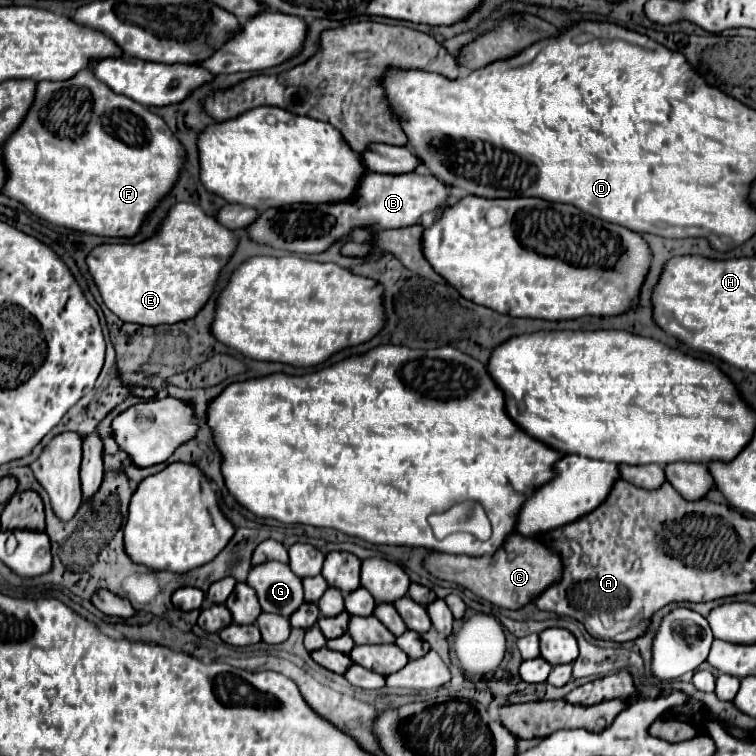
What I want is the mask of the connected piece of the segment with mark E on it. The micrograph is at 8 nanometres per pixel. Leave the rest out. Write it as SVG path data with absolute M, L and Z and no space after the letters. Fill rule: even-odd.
M177 202L167 210L151 238L135 244L99 244L87 254L85 262L105 306L117 318L157 326L193 318L201 310L235 246L237 236L221 228L213 216L207 216L195 204Z

